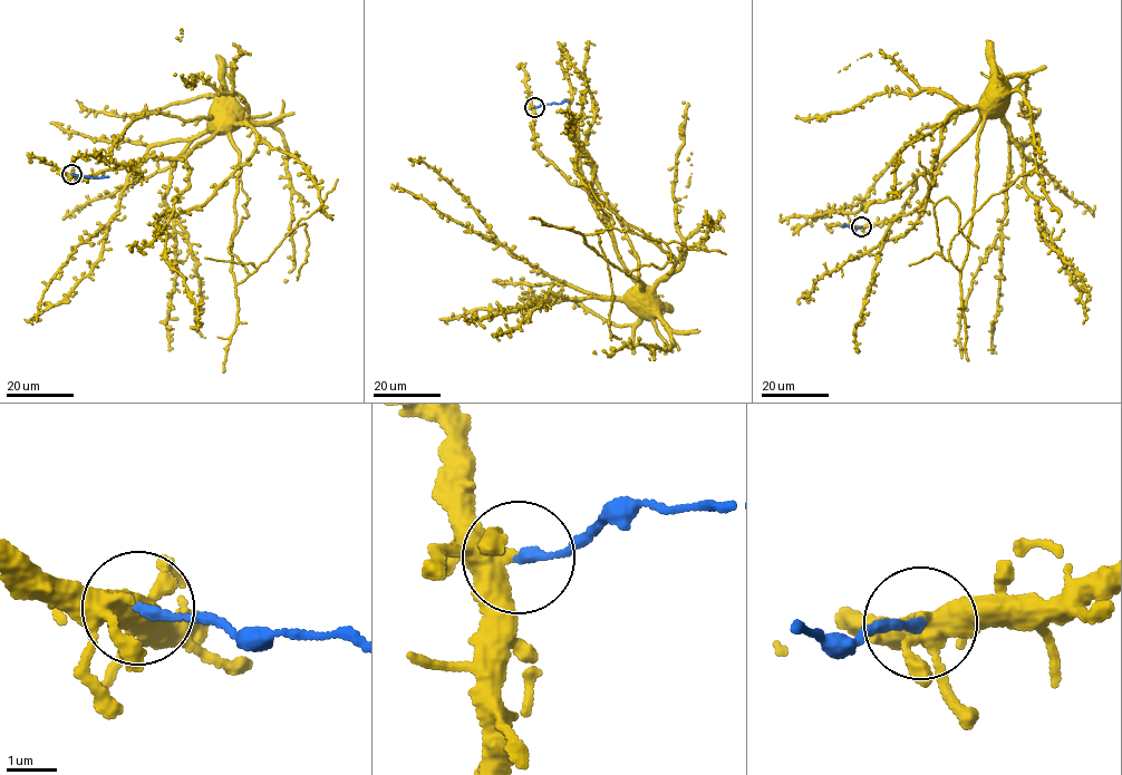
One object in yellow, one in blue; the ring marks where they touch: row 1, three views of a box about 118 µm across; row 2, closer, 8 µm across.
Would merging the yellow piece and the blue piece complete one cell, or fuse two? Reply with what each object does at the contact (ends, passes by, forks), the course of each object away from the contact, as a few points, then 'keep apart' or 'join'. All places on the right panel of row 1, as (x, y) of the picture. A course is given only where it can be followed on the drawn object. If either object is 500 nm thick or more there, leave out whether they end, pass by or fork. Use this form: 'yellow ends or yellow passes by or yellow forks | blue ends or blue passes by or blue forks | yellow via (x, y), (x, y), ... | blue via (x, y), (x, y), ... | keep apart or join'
yellow forks | blue ends | yellow via (862, 226), (900, 215), (918, 175), (984, 116), (959, 270), (951, 239), (1038, 164), (1037, 133) | blue via (862, 226), (843, 224) | keep apart

